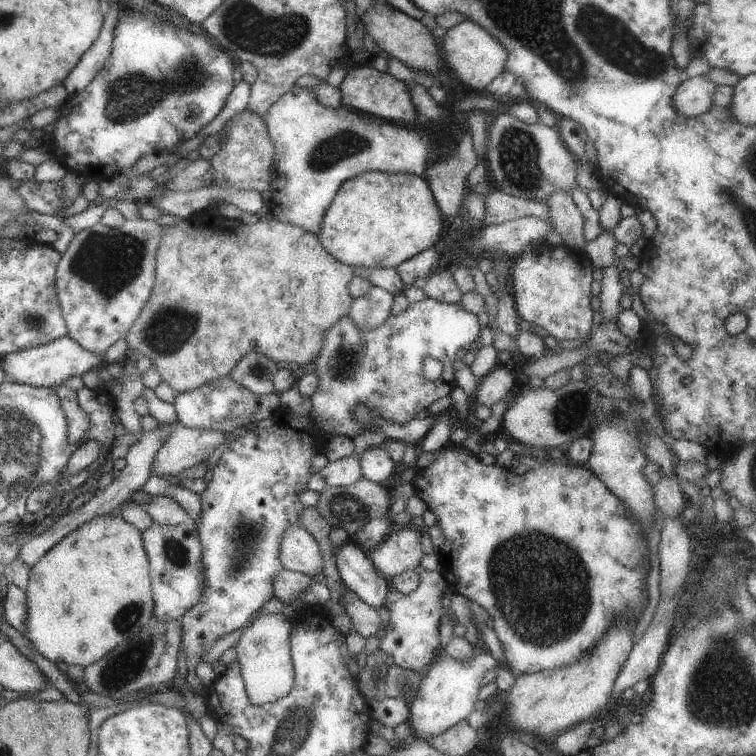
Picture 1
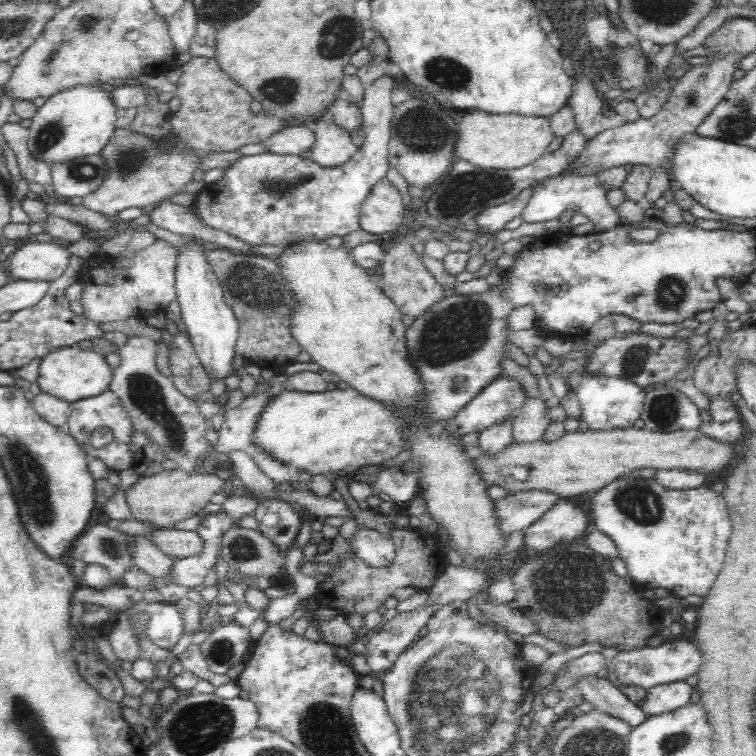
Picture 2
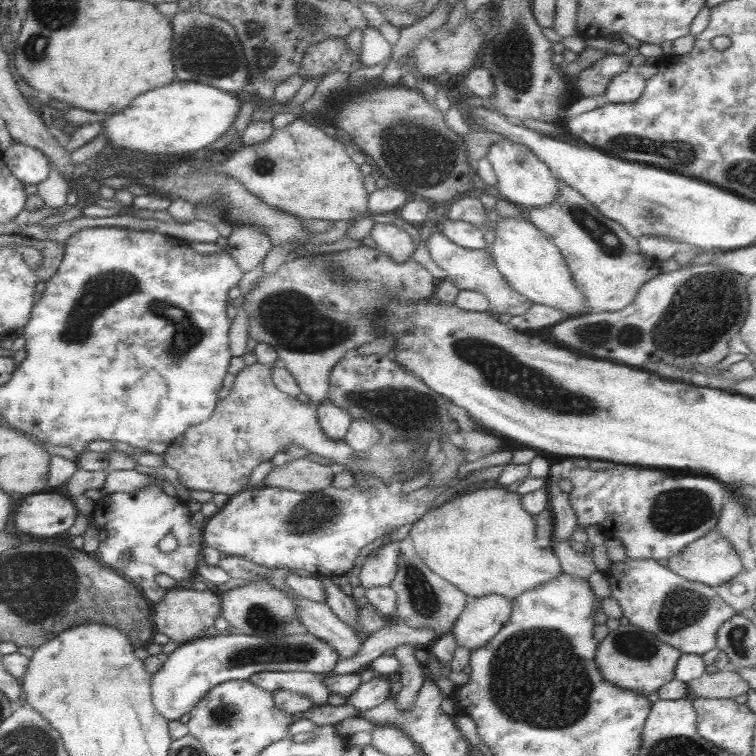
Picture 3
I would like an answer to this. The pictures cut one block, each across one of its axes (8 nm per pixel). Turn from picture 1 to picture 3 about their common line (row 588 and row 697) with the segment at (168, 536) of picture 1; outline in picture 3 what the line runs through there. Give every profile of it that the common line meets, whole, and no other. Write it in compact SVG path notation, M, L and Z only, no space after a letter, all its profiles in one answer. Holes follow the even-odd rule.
M309 633L277 638L261 638L246 634L201 636L168 654L161 668L150 677L150 699L153 708L163 718L178 720L189 712L213 686L221 682L247 681L253 674L263 672L331 672L338 654L320 638Z

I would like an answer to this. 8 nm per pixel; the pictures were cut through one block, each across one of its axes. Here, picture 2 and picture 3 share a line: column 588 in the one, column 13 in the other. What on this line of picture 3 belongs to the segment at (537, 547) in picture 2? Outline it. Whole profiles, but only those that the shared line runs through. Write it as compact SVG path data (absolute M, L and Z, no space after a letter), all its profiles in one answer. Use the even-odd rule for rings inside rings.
M57 493L26 495L13 516L13 526L21 534L49 538L67 531L77 513L74 504Z

